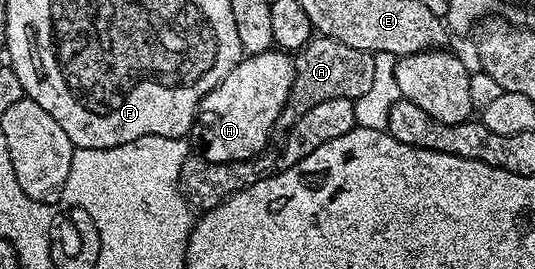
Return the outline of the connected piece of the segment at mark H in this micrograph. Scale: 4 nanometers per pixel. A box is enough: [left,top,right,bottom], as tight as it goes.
[191,49,297,163]

